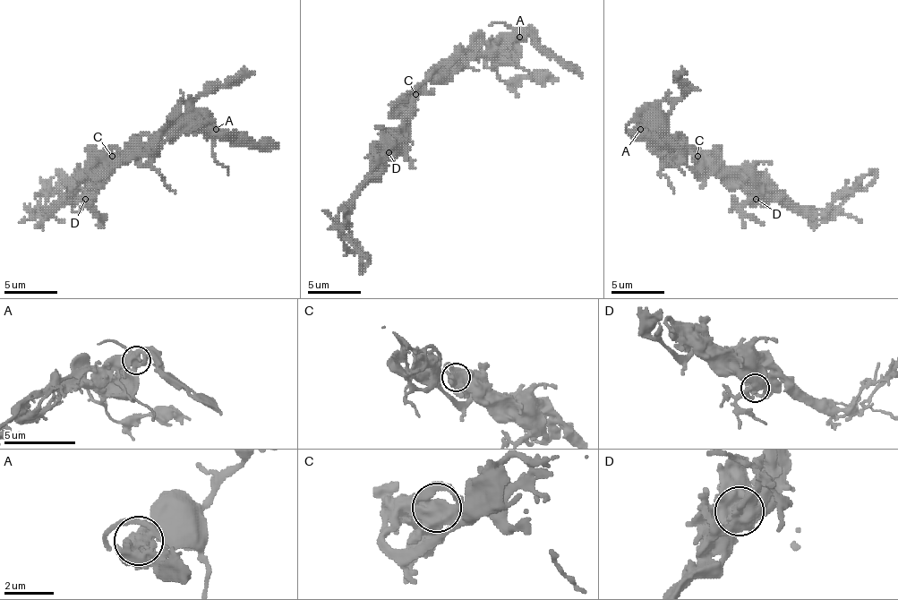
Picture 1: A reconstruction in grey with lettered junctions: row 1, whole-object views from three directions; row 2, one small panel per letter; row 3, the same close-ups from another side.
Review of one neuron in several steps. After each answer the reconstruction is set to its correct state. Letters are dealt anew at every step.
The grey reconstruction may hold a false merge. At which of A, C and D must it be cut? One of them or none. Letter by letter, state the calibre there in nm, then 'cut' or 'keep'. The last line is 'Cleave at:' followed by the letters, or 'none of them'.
A: calibre 460 nm; keep
C: calibre 460 nm; keep
D: calibre 480 nm; keep
Cleave at: none of them

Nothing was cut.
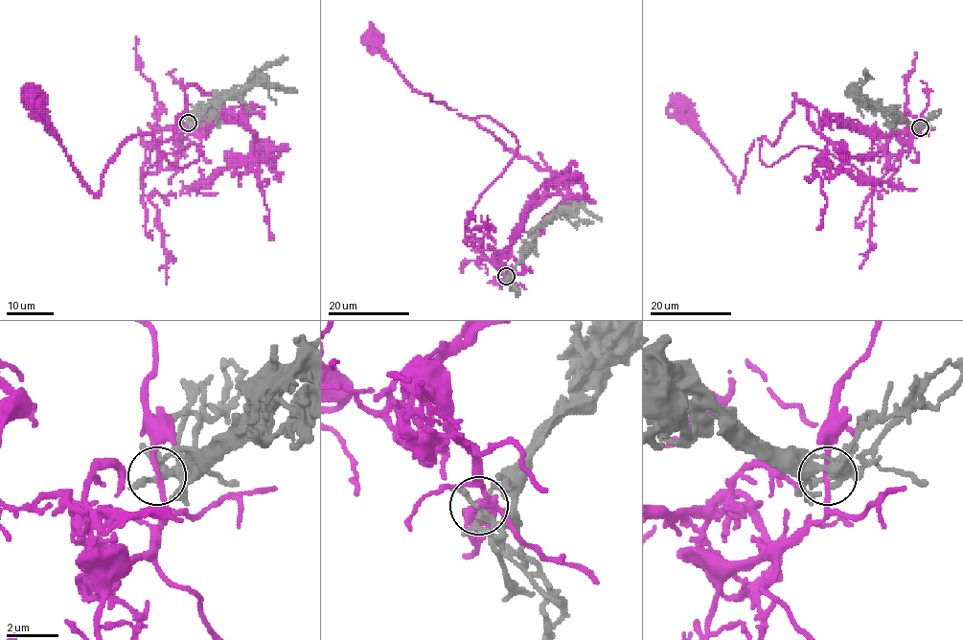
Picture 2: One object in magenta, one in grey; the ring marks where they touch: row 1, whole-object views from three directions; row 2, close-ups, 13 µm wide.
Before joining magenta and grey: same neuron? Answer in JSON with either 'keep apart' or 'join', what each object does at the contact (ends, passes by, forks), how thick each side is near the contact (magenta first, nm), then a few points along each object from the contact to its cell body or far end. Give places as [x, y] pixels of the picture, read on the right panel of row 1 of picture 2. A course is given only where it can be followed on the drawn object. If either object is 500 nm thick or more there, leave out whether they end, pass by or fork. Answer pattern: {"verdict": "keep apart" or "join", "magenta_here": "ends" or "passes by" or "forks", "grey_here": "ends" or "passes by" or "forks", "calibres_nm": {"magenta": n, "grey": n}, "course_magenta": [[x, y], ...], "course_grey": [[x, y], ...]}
{"verdict": "join", "magenta_here": "passes by", "grey_here": "forks", "calibres_nm": {"magenta": 180, "grey": 170}, "course_magenta": [[920, 126], [893, 169], [870, 181], [806, 146], [768, 167], [761, 137], [745, 156], [739, 189], [681, 105]], "course_grey": [[920, 126], [898, 114], [860, 103], [850, 94], [866, 101]]}

